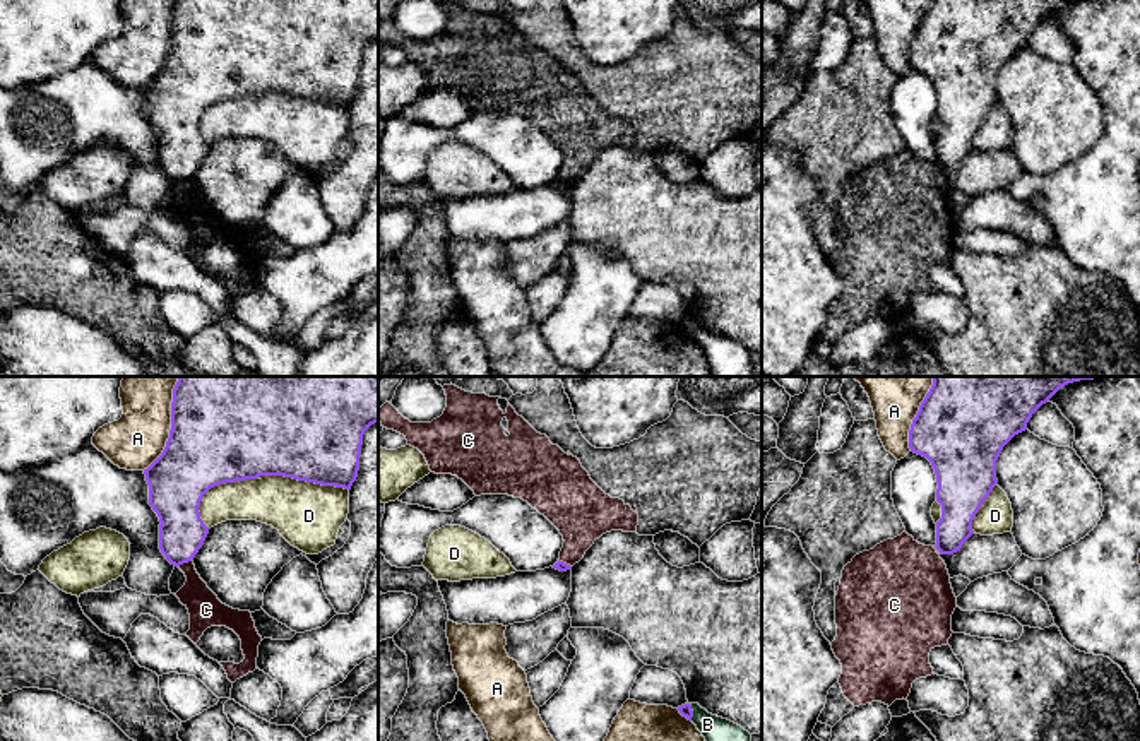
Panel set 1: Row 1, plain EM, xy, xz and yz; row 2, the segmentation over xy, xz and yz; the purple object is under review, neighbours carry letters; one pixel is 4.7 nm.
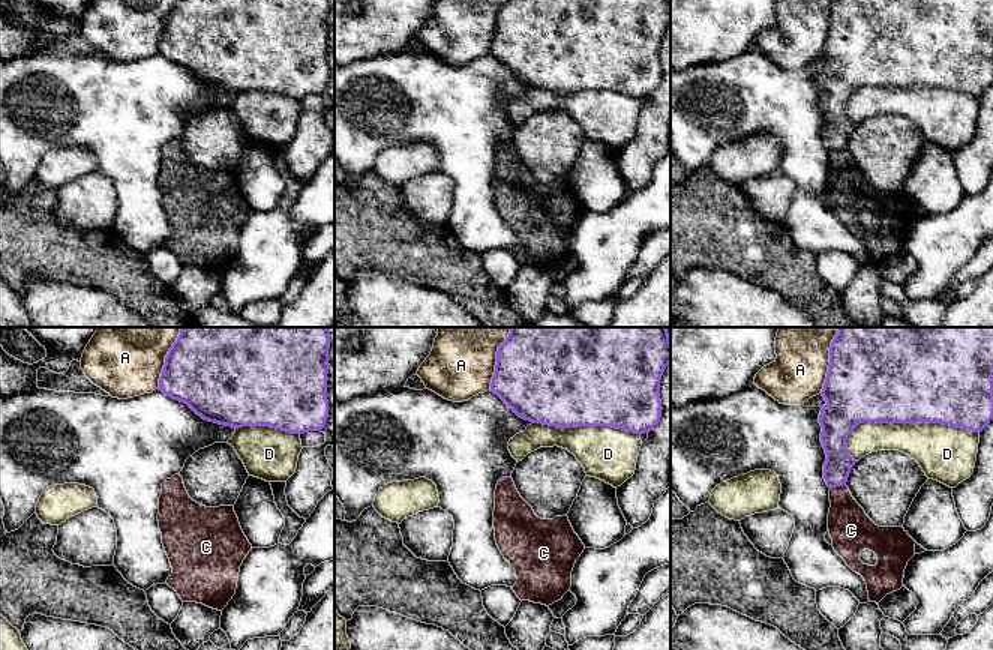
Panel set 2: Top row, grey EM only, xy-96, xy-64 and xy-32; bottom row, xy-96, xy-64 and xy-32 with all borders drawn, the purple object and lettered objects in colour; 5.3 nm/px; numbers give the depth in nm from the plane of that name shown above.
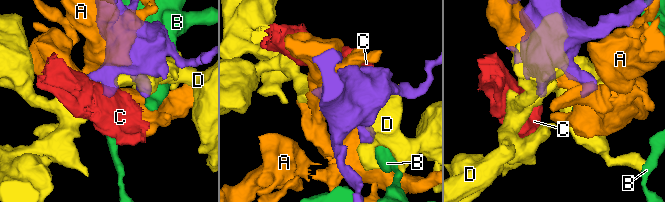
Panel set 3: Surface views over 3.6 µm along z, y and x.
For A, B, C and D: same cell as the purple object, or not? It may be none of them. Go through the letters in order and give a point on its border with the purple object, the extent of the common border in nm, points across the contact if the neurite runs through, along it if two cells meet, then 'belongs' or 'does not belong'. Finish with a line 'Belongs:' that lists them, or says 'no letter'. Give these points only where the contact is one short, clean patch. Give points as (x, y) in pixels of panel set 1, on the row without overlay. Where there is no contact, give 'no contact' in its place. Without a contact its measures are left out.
A: contact xy (172, 45); length 440 nm; does not belong
B: contact xz (692, 329); length 80 nm; does not belong
C: contact xy (184, 178); length 70 nm; border xy (190, 177), (178, 183); does not belong
D: contact xy (267, 91); length 700 nm; does not belong
Belongs: no letter

